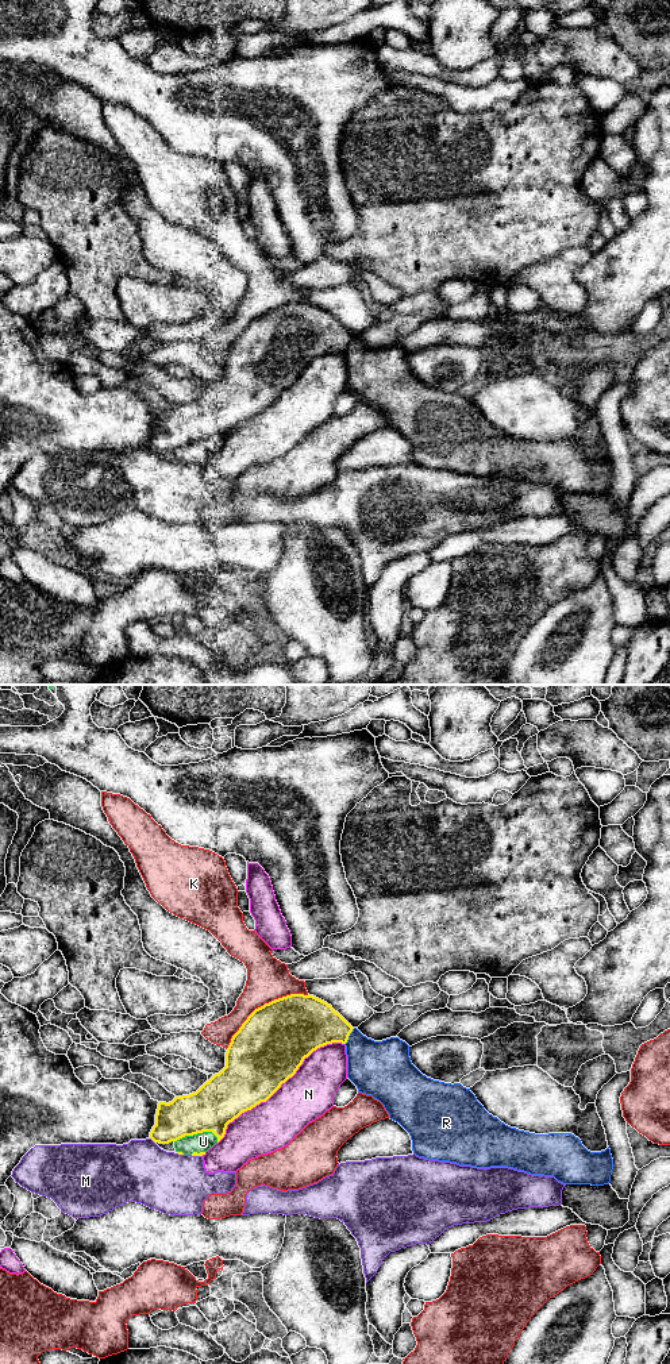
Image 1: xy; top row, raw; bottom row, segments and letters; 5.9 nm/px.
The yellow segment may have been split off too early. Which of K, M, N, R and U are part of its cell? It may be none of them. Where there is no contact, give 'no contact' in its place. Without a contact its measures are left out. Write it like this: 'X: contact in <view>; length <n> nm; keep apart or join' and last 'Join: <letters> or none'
K: contact in xy; length 600 nm; keep apart
M: contact in xy; length 50 nm; keep apart
N: contact in xy; length 950 nm; keep apart
R: contact in xy; length 120 nm; keep apart
U: contact in xy; length 260 nm; keep apart
Join: none

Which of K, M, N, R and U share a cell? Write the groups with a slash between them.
K / M / N / R / U

